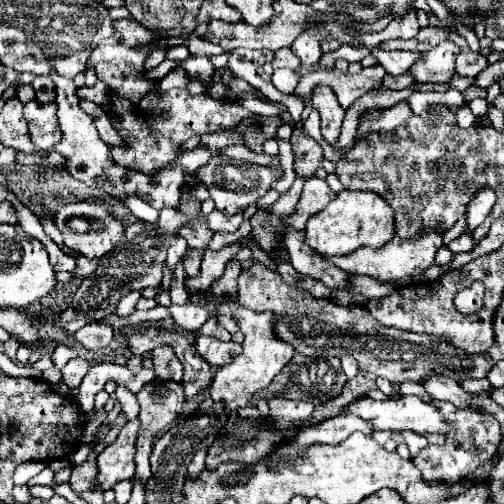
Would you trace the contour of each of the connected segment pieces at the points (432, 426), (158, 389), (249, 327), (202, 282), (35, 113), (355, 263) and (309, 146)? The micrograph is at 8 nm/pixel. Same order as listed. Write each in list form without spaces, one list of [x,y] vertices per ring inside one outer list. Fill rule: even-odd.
[[[402,396],[400,400],[376,402],[372,398],[358,398],[348,408],[346,414],[356,414],[362,420],[370,422],[374,430],[412,430],[418,434],[424,432],[448,432],[448,424],[440,412],[424,404],[416,396]]]
[[[154,380],[150,384],[146,384],[138,394],[138,404],[140,404],[140,414],[138,414],[138,420],[140,420],[140,430],[138,430],[138,438],[136,438],[136,478],[142,478],[142,482],[146,484],[148,478],[150,478],[150,452],[152,452],[152,446],[154,446],[154,440],[158,436],[162,436],[170,424],[180,416],[182,408],[184,408],[184,386],[182,382],[174,382],[174,380]]]
[[[238,306],[234,308],[232,312],[232,318],[238,322],[240,330],[244,332],[244,342],[242,342],[242,352],[236,356],[236,360],[224,368],[218,368],[216,376],[212,378],[212,384],[210,384],[210,396],[218,402],[224,402],[226,404],[226,410],[232,412],[236,408],[242,408],[242,406],[248,406],[250,404],[250,398],[266,388],[272,378],[292,360],[294,356],[294,346],[280,340],[274,332],[274,314],[272,312],[254,312],[250,308],[244,308],[244,306]]]
[[[230,244],[230,246],[226,246],[226,248],[222,248],[222,250],[216,250],[216,252],[206,250],[206,252],[204,252],[204,260],[202,260],[202,268],[200,268],[200,274],[196,277],[186,277],[185,284],[194,290],[208,290],[210,284],[224,274],[226,262],[228,262],[238,250],[240,250],[240,248],[236,248],[236,244]]]
[[[32,100],[24,106],[24,118],[34,146],[40,150],[52,150],[62,136],[60,126],[56,124],[56,104],[38,104]]]
[[[424,232],[424,236],[418,236],[416,240],[400,240],[400,236],[394,236],[388,244],[382,248],[358,248],[356,252],[348,256],[334,256],[332,264],[342,268],[348,274],[358,276],[370,276],[382,284],[394,282],[394,280],[416,280],[428,266],[434,264],[434,254],[442,246],[442,234],[440,232]]]
[[[294,130],[292,132],[292,148],[296,154],[296,172],[302,176],[312,176],[316,172],[316,168],[322,166],[322,150],[318,146],[316,140],[312,140],[310,136],[306,136],[302,130]]]

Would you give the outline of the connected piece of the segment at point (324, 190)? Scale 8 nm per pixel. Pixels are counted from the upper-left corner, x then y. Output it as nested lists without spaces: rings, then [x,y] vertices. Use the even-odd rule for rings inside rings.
[[[316,176],[308,178],[308,180],[304,182],[302,198],[298,200],[294,212],[282,218],[284,226],[296,228],[296,230],[304,230],[308,216],[324,210],[334,196],[336,196],[336,194],[328,188],[328,184],[326,184],[324,180],[320,180],[320,178],[316,178]]]

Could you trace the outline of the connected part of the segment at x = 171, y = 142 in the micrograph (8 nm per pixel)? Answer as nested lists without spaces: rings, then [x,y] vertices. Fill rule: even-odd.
[[[114,20],[114,24],[116,34],[92,50],[88,66],[96,68],[98,78],[108,86],[112,96],[112,110],[122,114],[120,136],[128,142],[128,148],[112,148],[112,160],[116,164],[148,174],[158,172],[176,158],[180,144],[192,136],[226,130],[236,126],[242,118],[252,116],[242,106],[238,106],[234,98],[214,100],[208,94],[190,96],[186,90],[178,88],[160,92],[156,82],[140,78],[144,72],[146,56],[132,50],[138,44],[148,44],[152,40],[152,32],[148,32],[136,20]]]

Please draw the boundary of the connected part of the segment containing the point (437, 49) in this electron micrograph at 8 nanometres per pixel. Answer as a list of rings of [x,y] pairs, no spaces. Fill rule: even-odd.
[[[440,42],[424,52],[408,70],[416,82],[448,82],[454,74],[454,60],[460,48],[454,42]]]

